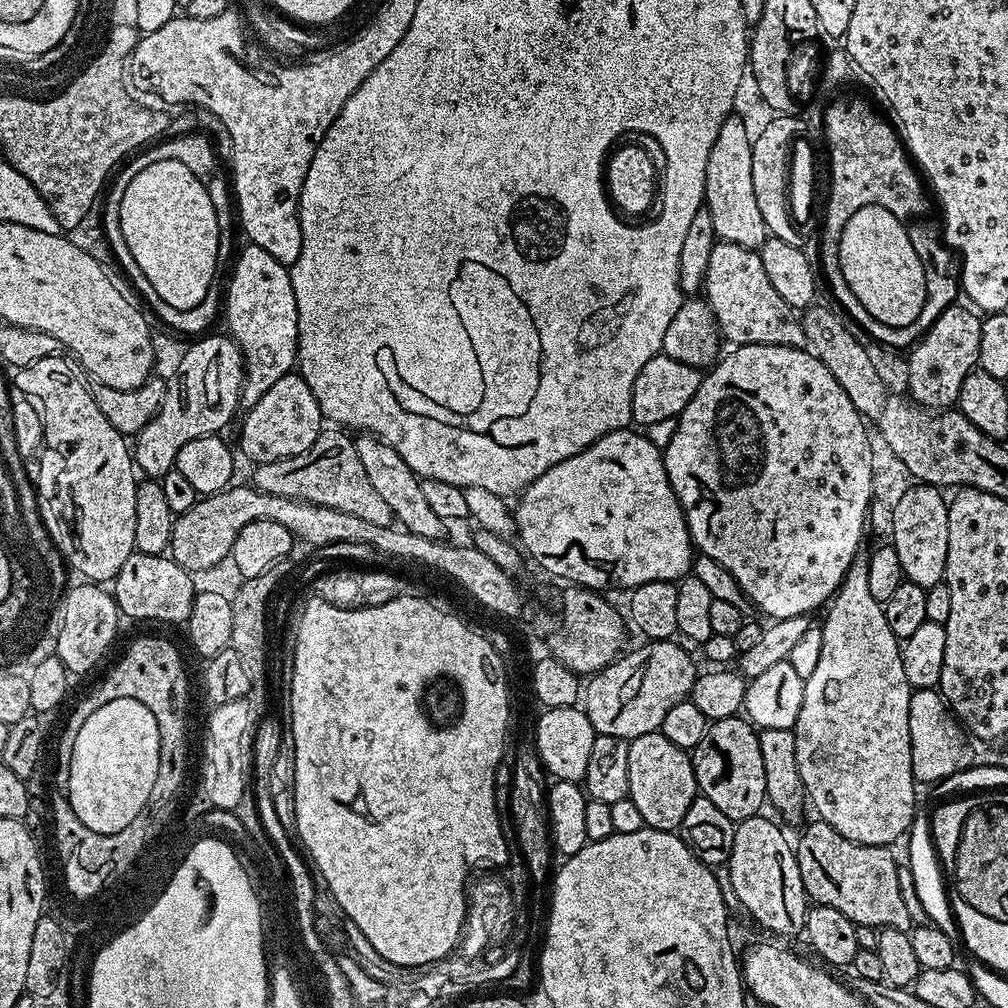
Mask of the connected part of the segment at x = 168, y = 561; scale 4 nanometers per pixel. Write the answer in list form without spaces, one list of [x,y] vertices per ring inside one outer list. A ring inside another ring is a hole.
[[[135,551],[130,558],[126,558],[126,562],[122,562],[122,570],[118,570],[116,575],[116,604],[125,617],[133,616],[136,620],[165,620],[168,624],[183,625],[198,591],[197,585],[192,585],[192,580],[193,573],[167,555],[151,556]]]

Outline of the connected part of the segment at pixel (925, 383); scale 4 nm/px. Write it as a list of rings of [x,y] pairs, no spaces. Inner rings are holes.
[[[960,307],[946,309],[934,322],[934,326],[930,326],[911,349],[907,391],[911,399],[926,408],[951,409],[957,403],[962,382],[977,367],[978,346],[982,338],[981,317],[971,307],[968,307],[969,309]]]

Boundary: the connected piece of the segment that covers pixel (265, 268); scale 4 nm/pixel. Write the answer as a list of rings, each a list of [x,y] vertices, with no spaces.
[[[247,243],[237,260],[226,294],[227,331],[244,356],[243,409],[253,408],[278,379],[289,375],[299,357],[298,310],[291,271],[254,243]]]

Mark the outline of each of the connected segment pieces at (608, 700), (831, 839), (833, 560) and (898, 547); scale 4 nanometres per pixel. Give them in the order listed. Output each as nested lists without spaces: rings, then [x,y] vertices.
[[[675,639],[641,643],[641,648],[636,648],[633,652],[625,651],[587,681],[582,692],[582,711],[590,718],[597,736],[613,736],[631,742],[642,734],[659,730],[666,714],[670,714],[670,710],[678,706],[678,702],[689,699],[698,675],[698,667],[692,661],[691,654],[683,648],[685,645],[676,643]]]
[[[816,818],[813,821],[813,824],[805,826],[800,841],[794,844],[802,886],[808,893],[809,901],[834,906],[834,910],[846,914],[846,918],[853,920],[856,925],[877,930],[883,927],[897,928],[911,933],[914,925],[902,902],[893,849],[850,842],[850,838],[842,838],[842,834],[838,834],[838,830],[824,820]]]
[[[742,344],[733,347],[731,351],[729,356],[721,355],[707,369],[694,398],[690,398],[688,405],[680,411],[674,438],[670,438],[670,446],[662,450],[664,469],[680,503],[680,509],[684,512],[684,520],[688,523],[688,533],[695,551],[701,556],[714,558],[714,562],[721,564],[734,578],[734,582],[738,582],[738,586],[754,608],[761,612],[761,617],[768,616],[767,619],[773,621],[808,616],[815,608],[823,609],[836,595],[854,562],[856,551],[862,547],[863,540],[860,539],[864,534],[866,536],[874,477],[872,444],[868,441],[867,432],[869,429],[854,402],[846,398],[846,390],[838,386],[838,378],[834,378],[834,374],[830,374],[830,370],[826,370],[826,366],[818,357],[813,356],[811,351],[790,346],[761,344]]]
[[[916,482],[909,486],[894,509],[894,528],[890,543],[898,554],[898,562],[902,562],[905,580],[914,582],[925,590],[941,583],[946,570],[948,545],[948,500],[945,493],[931,484]]]

